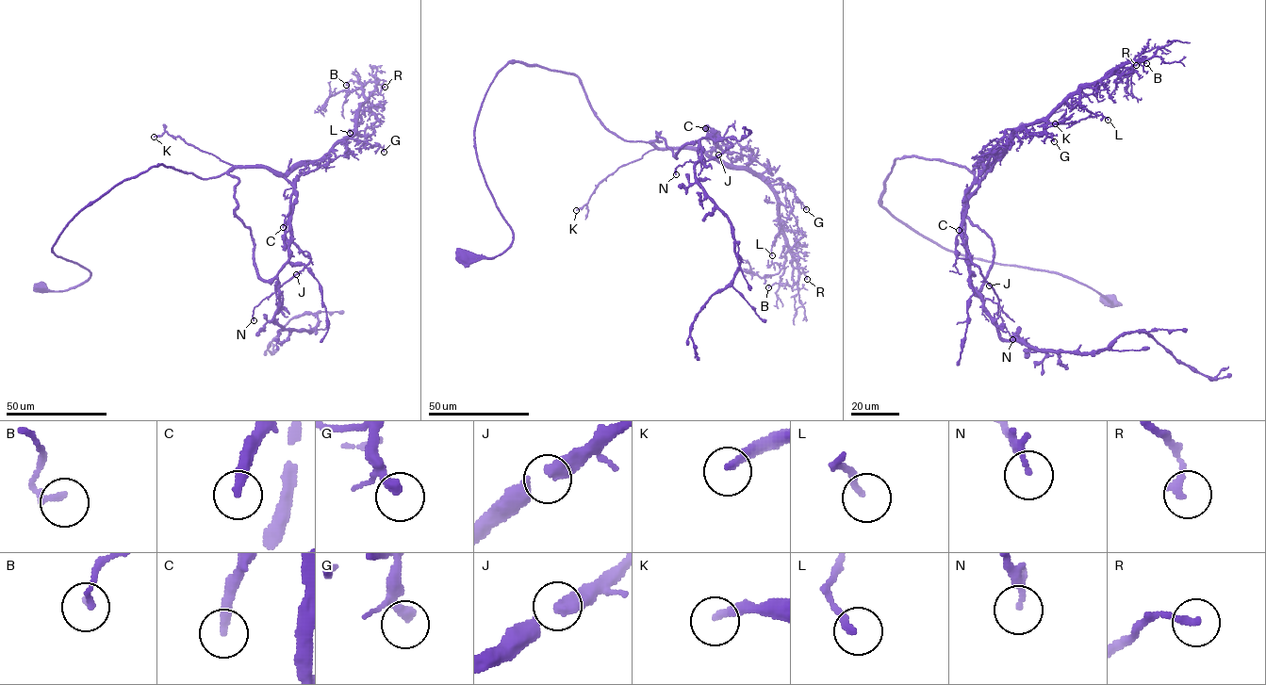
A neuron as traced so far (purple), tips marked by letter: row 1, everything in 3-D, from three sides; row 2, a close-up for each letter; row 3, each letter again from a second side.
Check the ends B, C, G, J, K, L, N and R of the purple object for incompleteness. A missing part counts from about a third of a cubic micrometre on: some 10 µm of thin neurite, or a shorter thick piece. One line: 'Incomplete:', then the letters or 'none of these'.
Incomplete: none of these

